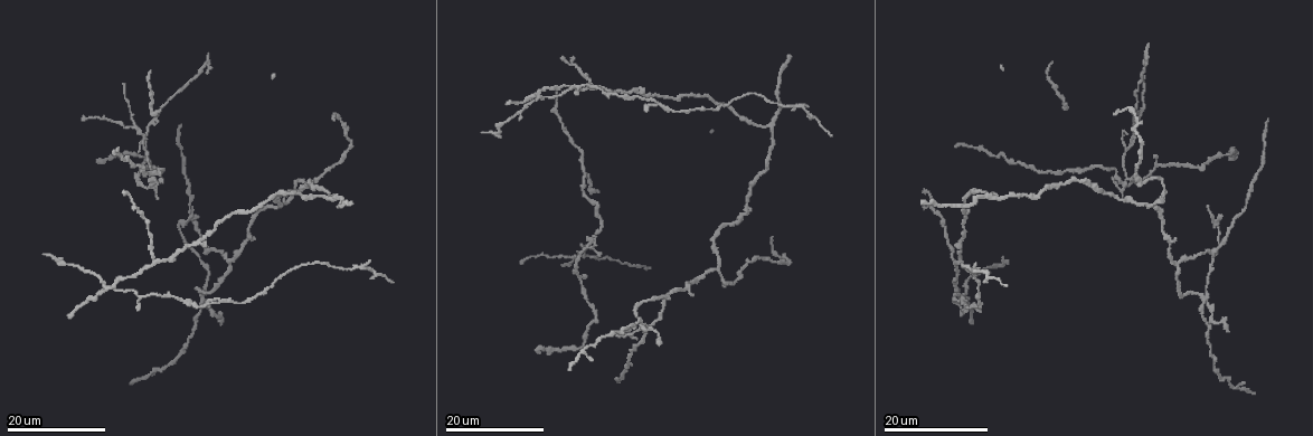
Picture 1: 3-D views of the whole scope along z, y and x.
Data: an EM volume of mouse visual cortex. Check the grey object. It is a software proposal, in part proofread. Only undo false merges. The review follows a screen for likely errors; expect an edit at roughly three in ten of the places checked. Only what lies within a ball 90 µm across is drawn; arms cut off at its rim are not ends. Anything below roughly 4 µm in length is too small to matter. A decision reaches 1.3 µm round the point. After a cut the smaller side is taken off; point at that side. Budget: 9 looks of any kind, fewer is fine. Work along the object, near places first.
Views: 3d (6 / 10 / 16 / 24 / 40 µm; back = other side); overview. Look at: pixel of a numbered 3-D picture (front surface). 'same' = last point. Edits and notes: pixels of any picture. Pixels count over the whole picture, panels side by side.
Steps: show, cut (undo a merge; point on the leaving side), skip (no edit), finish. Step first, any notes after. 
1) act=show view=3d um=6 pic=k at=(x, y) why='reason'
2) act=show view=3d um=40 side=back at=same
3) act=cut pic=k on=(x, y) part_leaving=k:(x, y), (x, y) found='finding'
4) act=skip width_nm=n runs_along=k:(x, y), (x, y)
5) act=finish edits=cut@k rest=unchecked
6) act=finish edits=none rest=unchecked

act=show view=3d um=24 pic=1 at=(1178, 265) why='three-way junction'

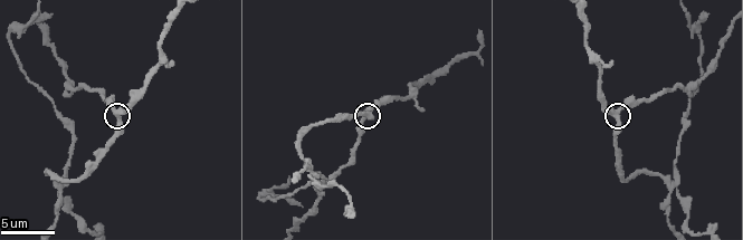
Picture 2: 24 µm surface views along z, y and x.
act=show view=3d um=6 pic=2 at=(619, 112)

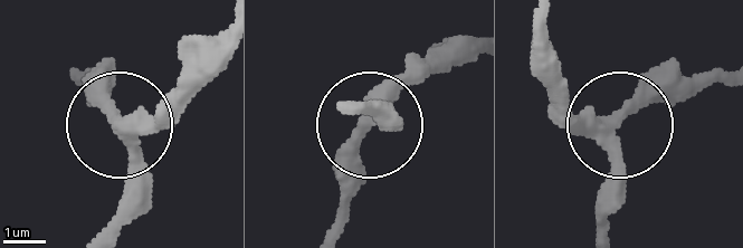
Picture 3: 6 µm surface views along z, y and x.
act=skip width_nm=340 runs_along=3:(542, 55), (552, 97), (612, 133), (606, 226) found='all the same cell'

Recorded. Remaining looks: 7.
act=show view=3d um=6 pic=2 at=(63, 187) why='four arms meet'

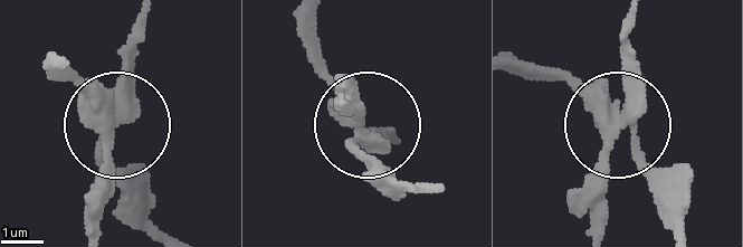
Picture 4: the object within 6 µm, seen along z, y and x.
act=show view=3d um=6 side=back pic=4 at=(362, 133)

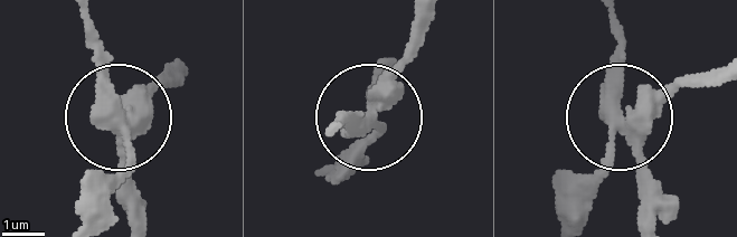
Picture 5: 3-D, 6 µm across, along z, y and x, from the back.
act=cut pic=5 on=(96, 68) side_arm_um=24 part_leaving=5:(115, 121), (91, 18) found='a second cell is stuck on'

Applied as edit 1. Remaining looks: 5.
act=show view=3d um=6 pic=2 at=(475, 55) why='thin arm on a thick one'

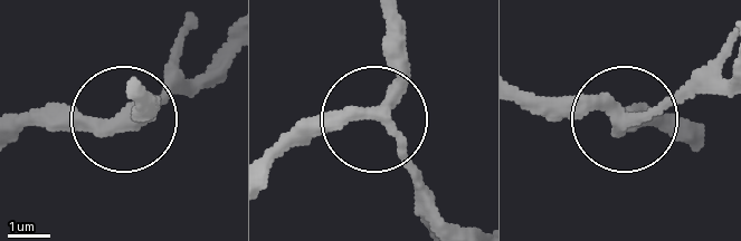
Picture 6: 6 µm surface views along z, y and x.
act=skip side_arm_um=39 runs_along=6:(386, 13), (397, 88), (382, 121), (425, 191) found='one cell here'

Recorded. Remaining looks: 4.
act=show view=3d um=24 pic=1 at=(590, 247) why='branch point'

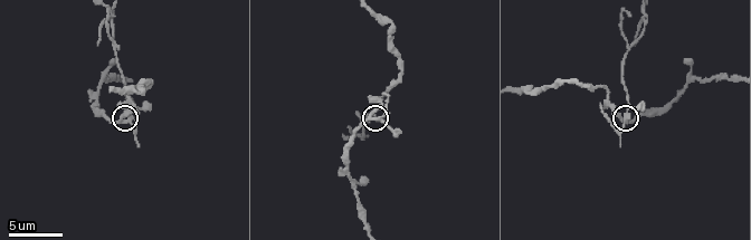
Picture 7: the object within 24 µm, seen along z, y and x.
act=show view=3d um=10 pic=7 at=(380, 117)

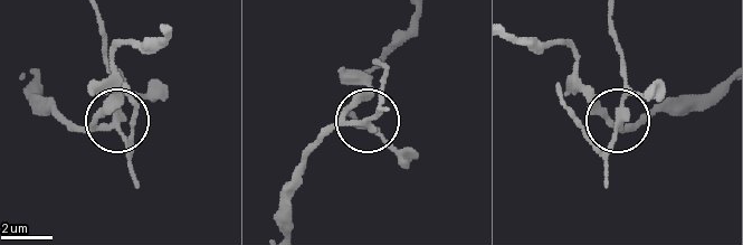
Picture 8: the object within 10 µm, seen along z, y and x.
act=cut pic=8 on=(132, 145) arms=3 found='two cells meet here'

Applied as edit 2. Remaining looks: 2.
act=finish edits=cut@5,cut@8 rest=unchecked

